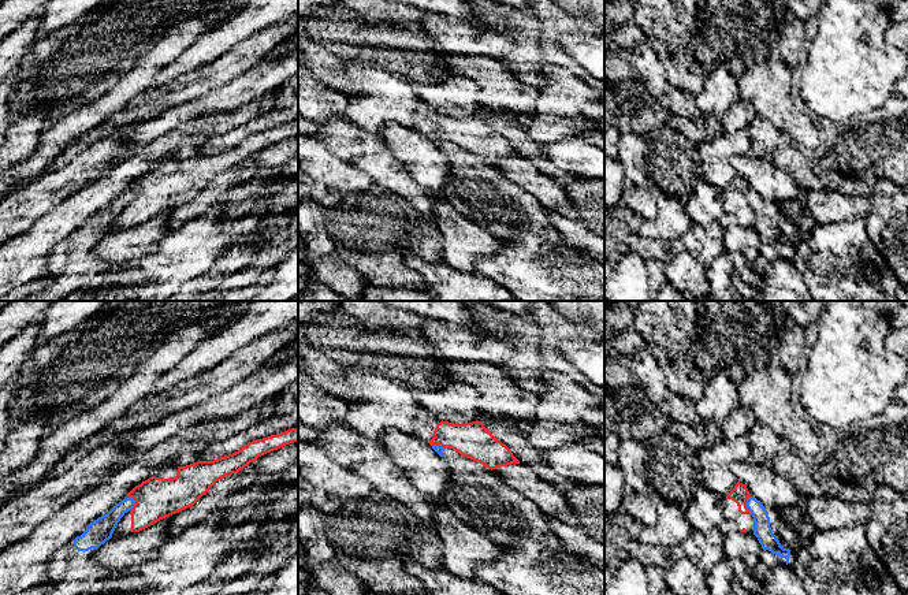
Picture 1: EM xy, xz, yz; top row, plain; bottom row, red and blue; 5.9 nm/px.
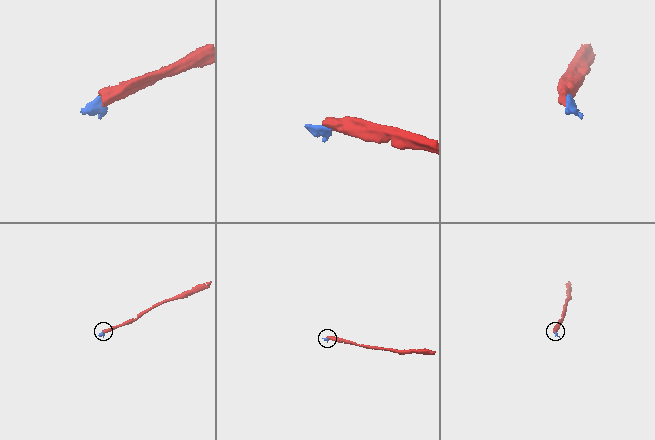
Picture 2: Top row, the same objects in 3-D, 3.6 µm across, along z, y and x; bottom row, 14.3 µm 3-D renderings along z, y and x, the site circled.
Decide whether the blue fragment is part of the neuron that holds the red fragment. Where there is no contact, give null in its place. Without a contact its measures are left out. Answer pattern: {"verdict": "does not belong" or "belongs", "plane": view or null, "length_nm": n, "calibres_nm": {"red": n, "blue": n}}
{"verdict": "does not belong", "plane": "xy", "length_nm": 90, "calibres_nm": {"red": 260, "blue": 130}}

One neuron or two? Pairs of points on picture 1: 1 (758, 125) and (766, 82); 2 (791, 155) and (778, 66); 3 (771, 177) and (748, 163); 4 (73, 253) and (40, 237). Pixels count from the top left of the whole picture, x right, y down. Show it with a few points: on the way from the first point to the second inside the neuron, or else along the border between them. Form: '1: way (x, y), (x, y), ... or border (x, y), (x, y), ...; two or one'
1: border (756, 114), (770, 121), (781, 131); two
2: border (792, 142), (803, 151); two
3: way (766, 177), (754, 168); one
4: border (73, 231), (47, 257), (44, 275); two

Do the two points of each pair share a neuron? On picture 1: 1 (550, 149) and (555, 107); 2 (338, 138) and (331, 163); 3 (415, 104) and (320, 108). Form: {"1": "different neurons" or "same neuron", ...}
{"1": "different neurons", "2": "different neurons", "3": "different neurons"}

